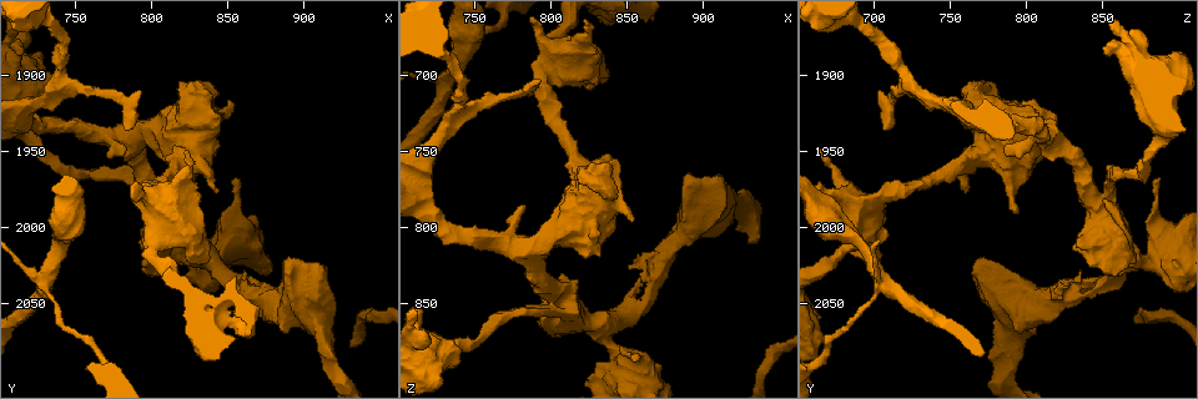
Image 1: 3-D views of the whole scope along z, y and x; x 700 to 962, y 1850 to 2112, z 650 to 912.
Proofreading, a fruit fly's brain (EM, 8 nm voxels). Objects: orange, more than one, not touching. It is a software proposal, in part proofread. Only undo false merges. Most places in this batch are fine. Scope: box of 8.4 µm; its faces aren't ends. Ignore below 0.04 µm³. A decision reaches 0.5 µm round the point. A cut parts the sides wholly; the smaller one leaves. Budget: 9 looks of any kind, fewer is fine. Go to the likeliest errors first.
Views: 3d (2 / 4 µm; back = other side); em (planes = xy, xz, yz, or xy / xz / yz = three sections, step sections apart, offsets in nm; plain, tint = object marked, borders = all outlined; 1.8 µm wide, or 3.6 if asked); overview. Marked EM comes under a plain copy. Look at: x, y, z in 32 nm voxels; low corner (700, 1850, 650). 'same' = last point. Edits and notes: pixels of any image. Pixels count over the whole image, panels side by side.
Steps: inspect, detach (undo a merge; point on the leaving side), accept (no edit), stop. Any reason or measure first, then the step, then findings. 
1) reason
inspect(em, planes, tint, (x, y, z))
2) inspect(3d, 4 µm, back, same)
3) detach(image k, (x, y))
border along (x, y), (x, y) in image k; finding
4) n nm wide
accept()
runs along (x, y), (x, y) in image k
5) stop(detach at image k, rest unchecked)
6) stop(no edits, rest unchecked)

sudden change in width
inspect(em, planes, tint, (734, 2032, 702))

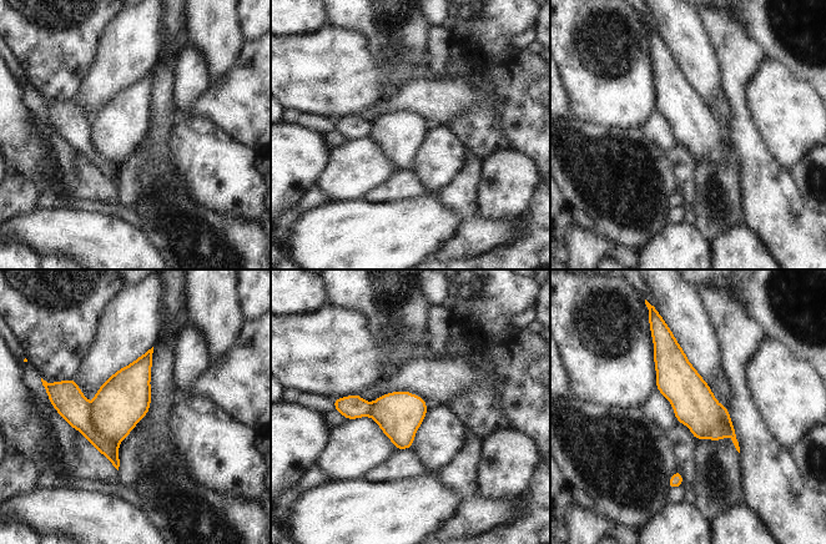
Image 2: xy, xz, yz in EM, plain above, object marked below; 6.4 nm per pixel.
280 nm wide
detach(image 2, (68, 399))
border along (90, 404), (90, 423), (117, 446) in image 2; a second neuron is stuck on

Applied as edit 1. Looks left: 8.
sudden change in width
inspect(3d, 4 µm, (826, 1950, 776))

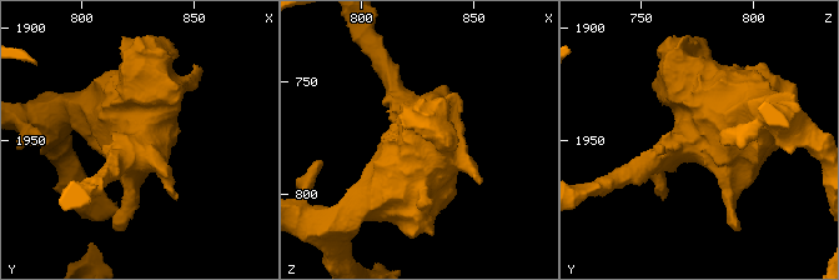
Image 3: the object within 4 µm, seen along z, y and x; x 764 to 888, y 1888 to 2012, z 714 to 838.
shape alone is not enough
inspect(em, 3.6 µm, planes, tint, (827, 1951, 775))

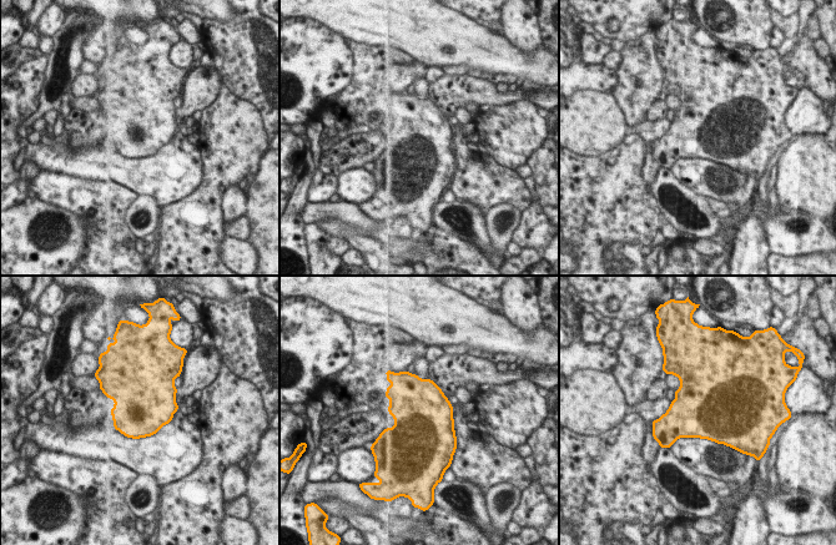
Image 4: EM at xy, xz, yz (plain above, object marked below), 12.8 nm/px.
accept()
continuous, no second neuron

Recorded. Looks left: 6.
sharp bend
inspect(em, planes, tint, (802, 2010, 686))

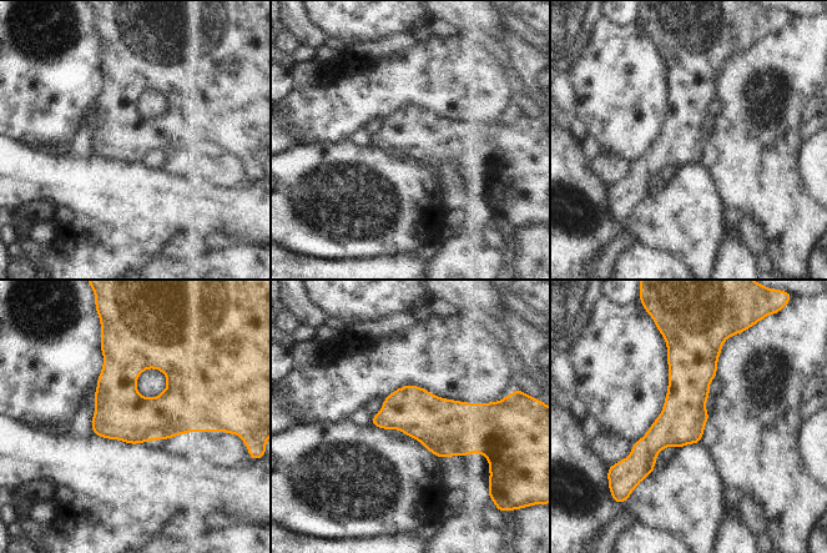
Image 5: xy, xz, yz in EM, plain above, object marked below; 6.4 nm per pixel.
accept()
runs along (684, 345), (684, 412), (641, 476) in image 5; continuous, no second neuron

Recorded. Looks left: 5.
thick turns thin
inspect(em, 3.6 µm, planes, tint, (856, 2000, 888))

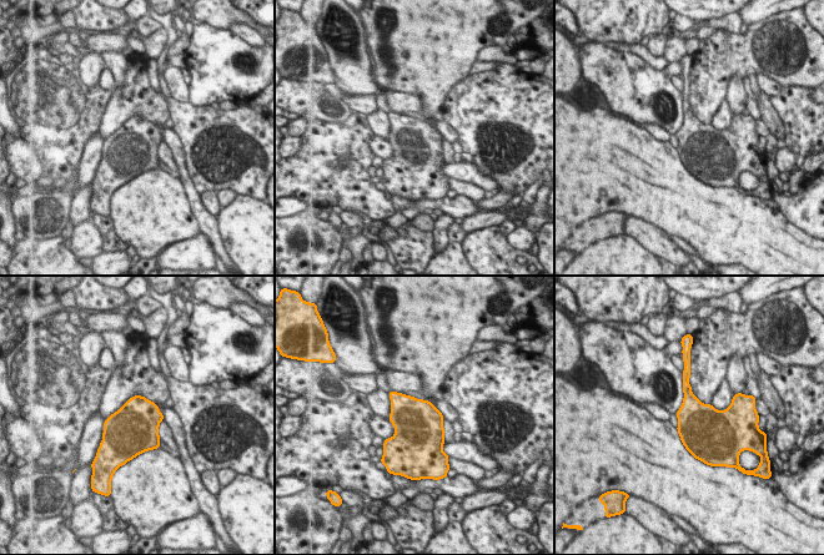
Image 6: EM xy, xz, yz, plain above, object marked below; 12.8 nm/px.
accept()
all the same neuron

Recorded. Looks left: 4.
stop(detach at image 2, rest unchecked)

